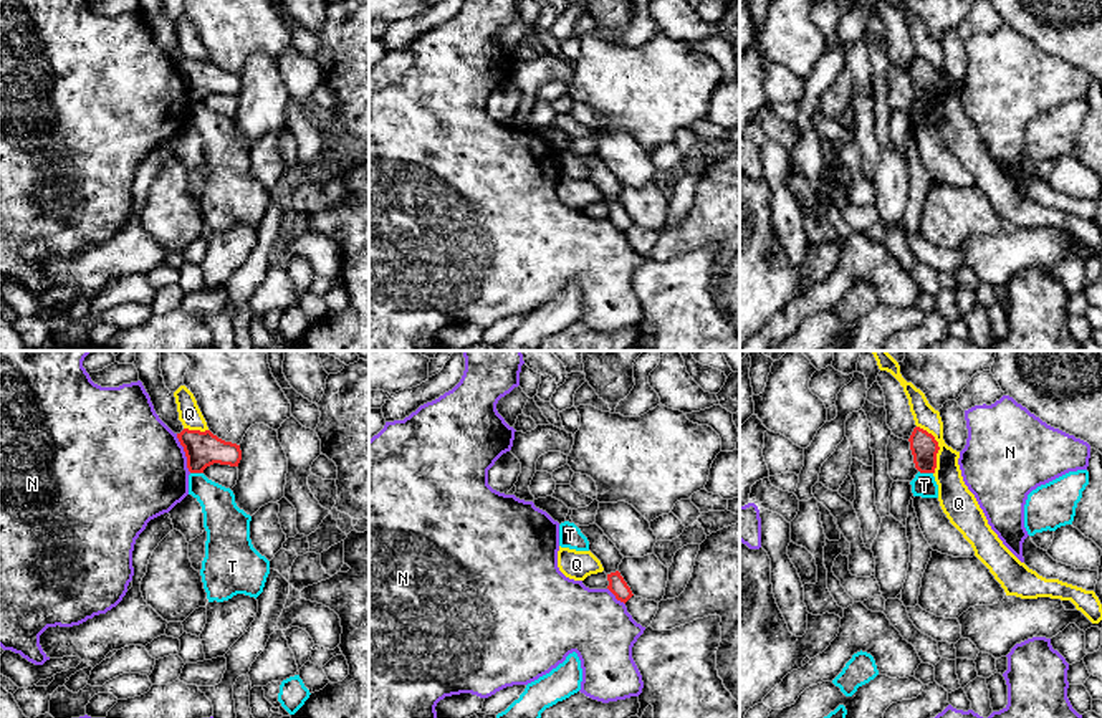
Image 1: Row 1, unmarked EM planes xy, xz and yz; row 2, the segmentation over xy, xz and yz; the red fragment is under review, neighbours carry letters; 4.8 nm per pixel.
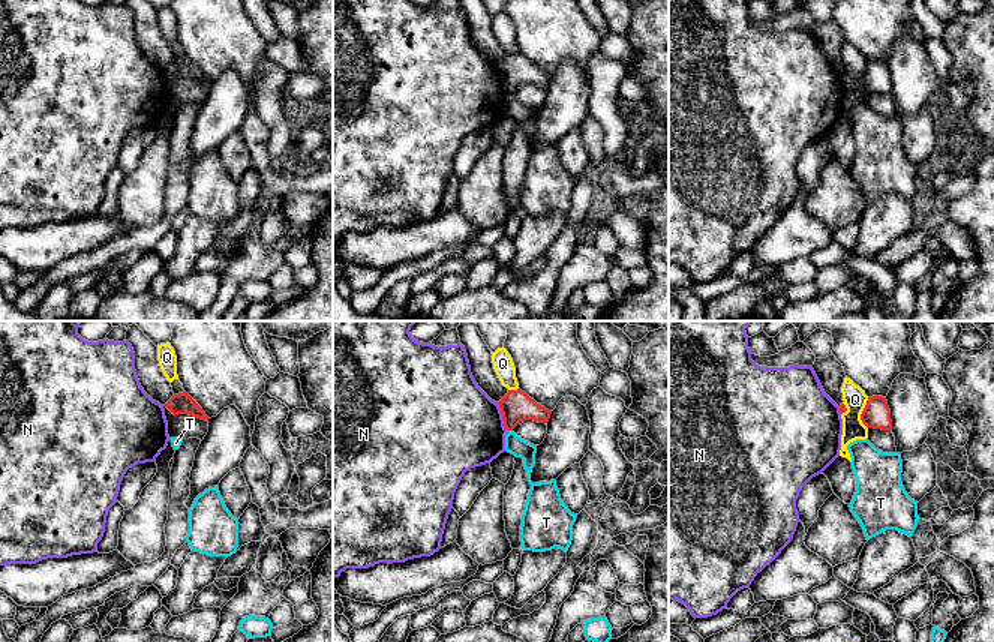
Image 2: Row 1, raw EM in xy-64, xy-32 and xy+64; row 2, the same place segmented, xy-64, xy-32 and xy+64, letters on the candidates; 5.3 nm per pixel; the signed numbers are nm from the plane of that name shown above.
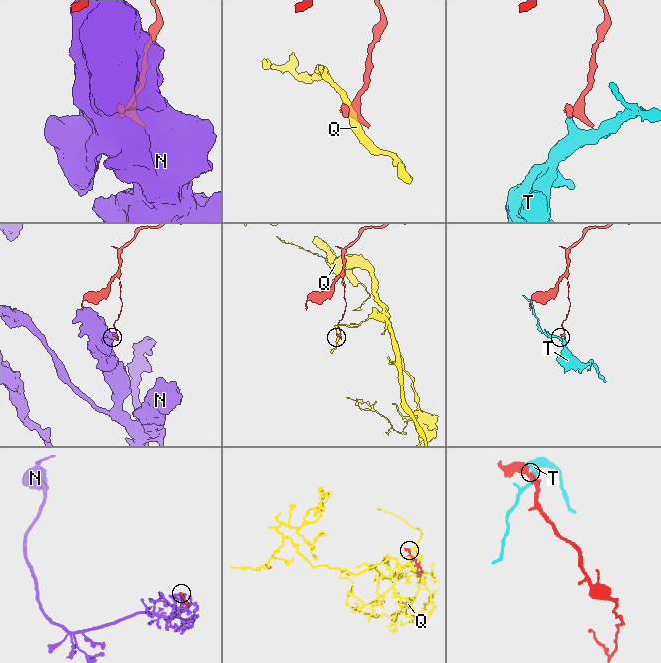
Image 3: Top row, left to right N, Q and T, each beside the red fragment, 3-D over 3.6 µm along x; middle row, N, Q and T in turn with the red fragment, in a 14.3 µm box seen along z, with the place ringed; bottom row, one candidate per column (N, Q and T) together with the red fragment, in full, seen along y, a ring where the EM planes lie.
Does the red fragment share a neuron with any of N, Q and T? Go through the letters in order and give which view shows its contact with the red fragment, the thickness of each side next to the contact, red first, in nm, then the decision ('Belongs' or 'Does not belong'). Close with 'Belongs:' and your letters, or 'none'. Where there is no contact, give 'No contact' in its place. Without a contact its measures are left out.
N: Touches red in xy. Thickness 180 nm (red) against 480 nm. Does not belong
Q: Touches red in yz. Thickness 130 nm (red) against 160 nm. Does not belong
T: Touches red in yz. Thickness 130 nm (red) against 120 nm. Does not belong
Belongs: none

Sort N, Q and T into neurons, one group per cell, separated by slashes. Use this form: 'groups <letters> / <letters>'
groups N / Q / T

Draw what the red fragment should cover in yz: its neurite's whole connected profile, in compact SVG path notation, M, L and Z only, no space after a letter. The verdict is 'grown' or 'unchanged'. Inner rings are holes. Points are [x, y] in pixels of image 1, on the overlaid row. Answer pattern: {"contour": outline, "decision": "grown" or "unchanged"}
{"contour": "M915 427L908 442L910 442L915 468L920 473L935 473L937 453L940 450L935 437L927 430Z", "decision": "unchanged"}

